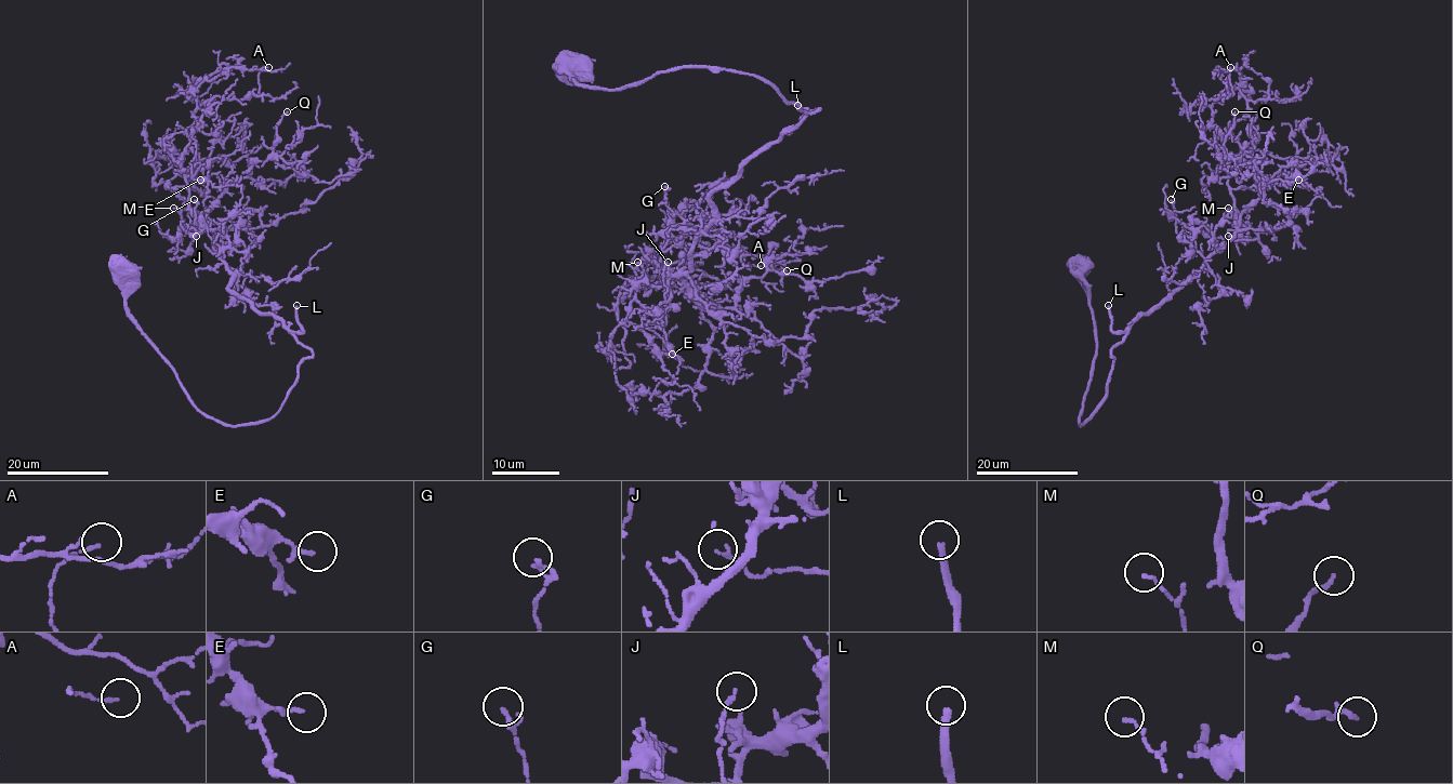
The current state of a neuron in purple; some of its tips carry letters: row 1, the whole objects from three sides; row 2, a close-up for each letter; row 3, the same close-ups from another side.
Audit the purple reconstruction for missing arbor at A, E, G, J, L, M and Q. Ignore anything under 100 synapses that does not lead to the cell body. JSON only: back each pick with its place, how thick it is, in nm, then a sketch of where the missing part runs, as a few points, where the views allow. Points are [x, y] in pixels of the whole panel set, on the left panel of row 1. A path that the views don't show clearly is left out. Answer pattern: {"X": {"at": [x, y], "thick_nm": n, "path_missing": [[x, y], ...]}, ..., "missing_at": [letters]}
{"L": {"at": [296, 305], "thick_nm": 240, "path_missing": [[296, 305], [305, 265], [368, 187], [378, 156], [360, 64], [242, 54], [243, 78], [272, 89], [285, 107]]}, "missing_at": ["L"]}

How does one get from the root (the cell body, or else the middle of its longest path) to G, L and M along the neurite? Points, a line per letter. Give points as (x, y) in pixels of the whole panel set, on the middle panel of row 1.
G: (567, 61), (605, 90), (741, 71), (820, 109), (709, 197), (702, 230), (709, 213), (684, 220), (664, 186)
L: (567, 61), (582, 87), (605, 90), (675, 67), (754, 75), (820, 109), (794, 128), (797, 105)
M: (567, 61), (605, 90), (741, 71), (820, 109), (709, 197), (689, 270), (652, 286), (637, 262)

